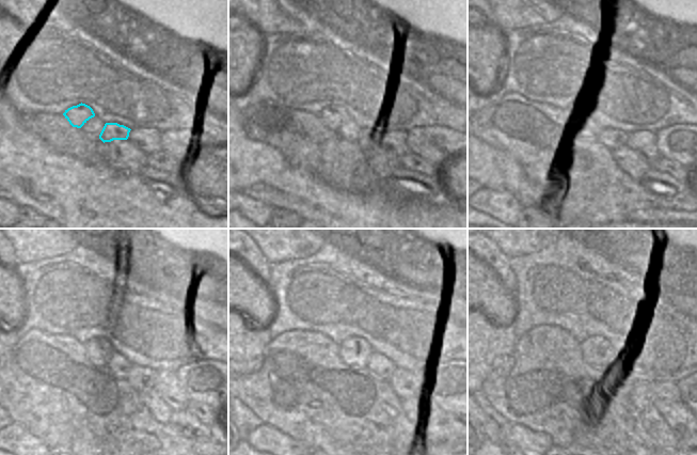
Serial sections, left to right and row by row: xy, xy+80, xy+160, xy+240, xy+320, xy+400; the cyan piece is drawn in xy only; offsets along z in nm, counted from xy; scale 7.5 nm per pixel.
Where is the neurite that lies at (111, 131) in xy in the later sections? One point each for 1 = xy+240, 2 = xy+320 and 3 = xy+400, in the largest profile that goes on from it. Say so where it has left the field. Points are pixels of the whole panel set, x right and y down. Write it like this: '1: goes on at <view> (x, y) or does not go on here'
1: goes on at xy+240 (115, 362)
2: goes on at xy+320 (354, 351)
3: goes on at xy+400 (596, 350)

